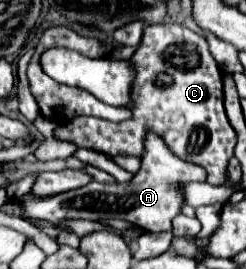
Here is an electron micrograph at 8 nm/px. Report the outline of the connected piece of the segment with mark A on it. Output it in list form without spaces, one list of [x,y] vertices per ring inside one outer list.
[[[147,134],[145,148],[147,148],[147,156],[141,158],[141,170],[129,182],[125,184],[89,182],[83,188],[77,188],[73,192],[63,192],[57,196],[49,196],[49,198],[37,198],[33,194],[25,194],[21,202],[21,206],[25,208],[25,214],[31,218],[53,222],[53,224],[59,220],[67,220],[67,218],[87,218],[87,220],[121,218],[121,220],[137,224],[145,232],[171,230],[171,220],[179,214],[179,208],[183,204],[179,184],[187,180],[203,182],[205,170],[201,166],[179,160],[175,154],[171,154],[165,142],[155,134]]]

